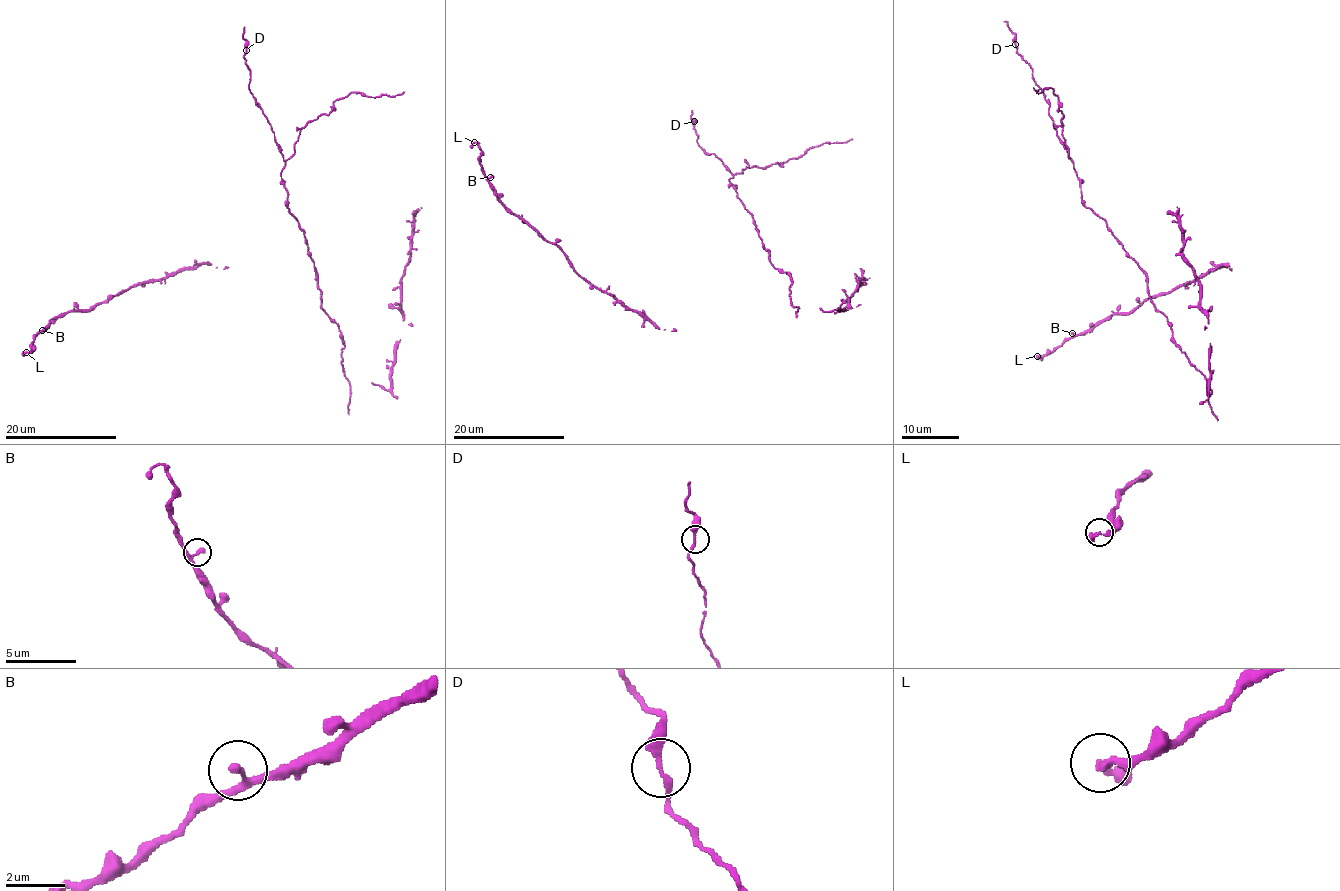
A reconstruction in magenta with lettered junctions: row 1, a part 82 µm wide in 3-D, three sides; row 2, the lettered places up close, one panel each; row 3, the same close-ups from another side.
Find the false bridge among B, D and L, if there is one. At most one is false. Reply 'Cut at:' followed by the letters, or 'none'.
Cut at: none

